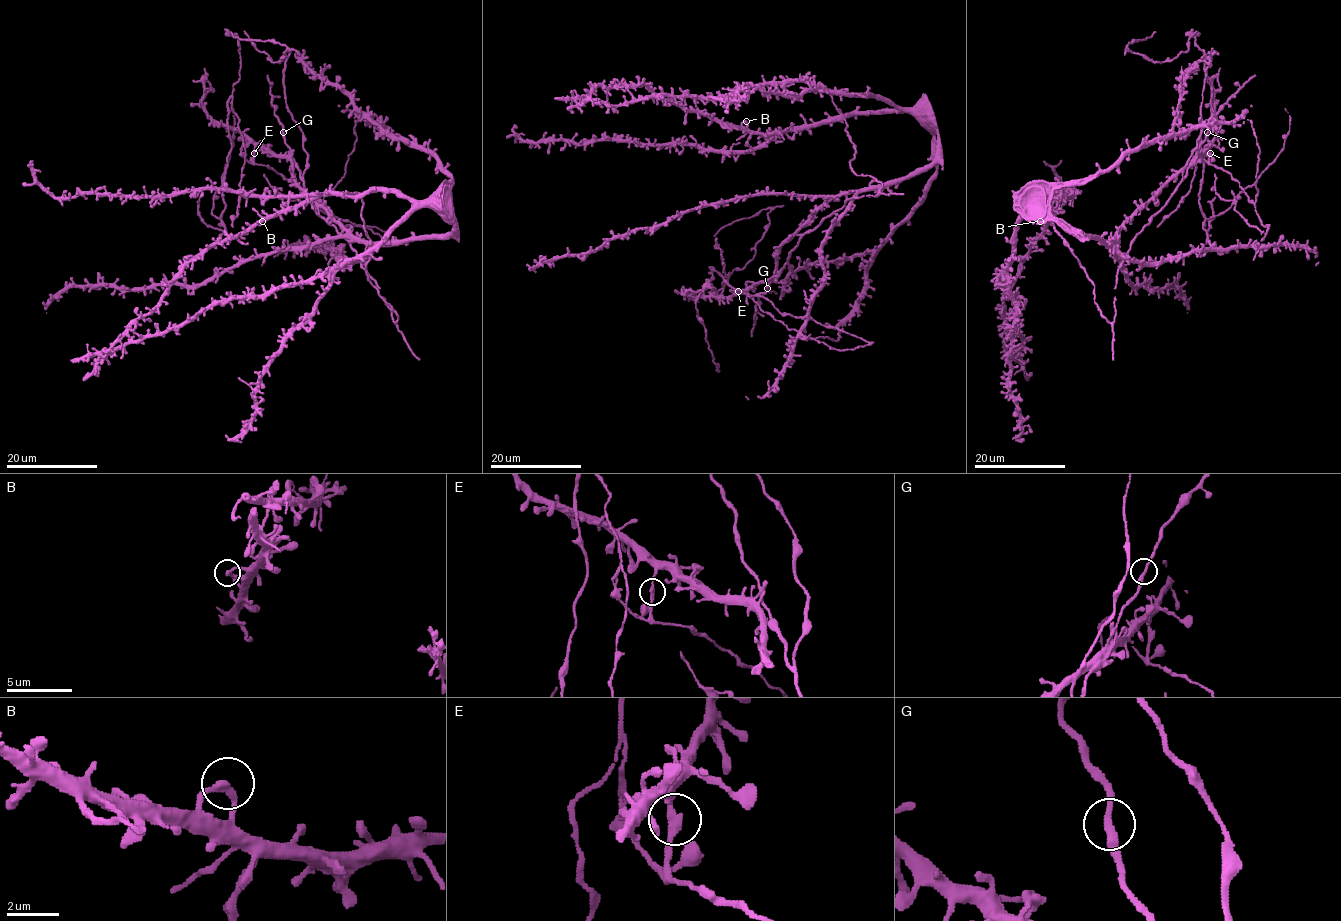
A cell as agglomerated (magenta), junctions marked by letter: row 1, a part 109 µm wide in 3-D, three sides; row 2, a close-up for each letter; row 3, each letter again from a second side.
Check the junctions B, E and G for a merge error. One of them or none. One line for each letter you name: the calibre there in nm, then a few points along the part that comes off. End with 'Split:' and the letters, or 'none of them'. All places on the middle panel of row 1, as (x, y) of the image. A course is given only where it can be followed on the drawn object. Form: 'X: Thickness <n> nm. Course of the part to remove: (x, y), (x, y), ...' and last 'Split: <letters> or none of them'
E: Thickness 280 nm. Course of the part to remove: (738, 290), (726, 281), (719, 295), (711, 293), (715, 289), (706, 280), (695, 304), (717, 370), (718, 365)
Split: E

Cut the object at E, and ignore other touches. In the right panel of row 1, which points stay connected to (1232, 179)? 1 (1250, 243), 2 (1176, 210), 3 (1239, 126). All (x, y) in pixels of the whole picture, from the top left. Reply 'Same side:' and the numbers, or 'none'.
Same side: 2

